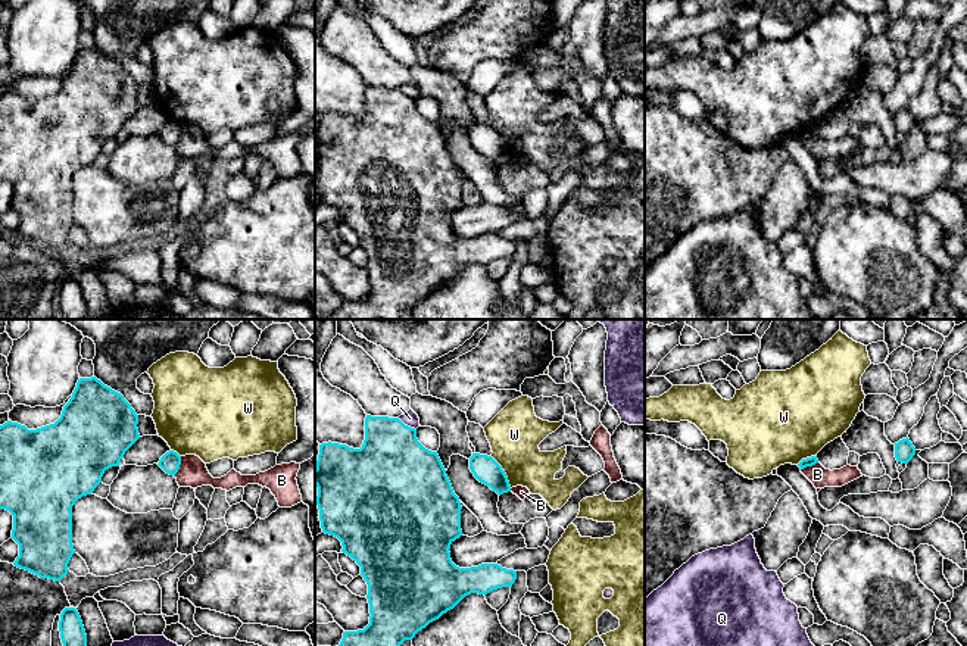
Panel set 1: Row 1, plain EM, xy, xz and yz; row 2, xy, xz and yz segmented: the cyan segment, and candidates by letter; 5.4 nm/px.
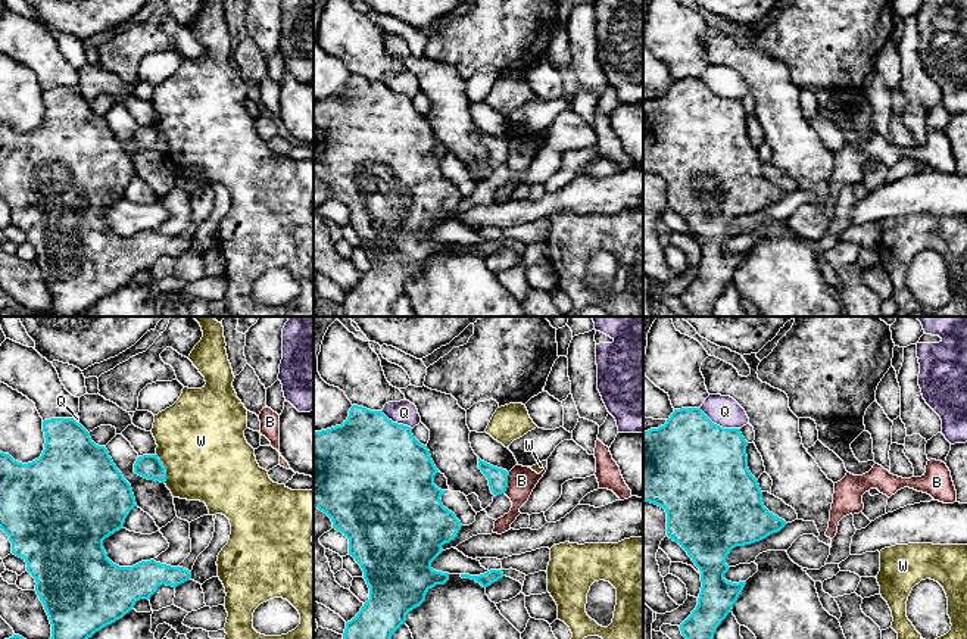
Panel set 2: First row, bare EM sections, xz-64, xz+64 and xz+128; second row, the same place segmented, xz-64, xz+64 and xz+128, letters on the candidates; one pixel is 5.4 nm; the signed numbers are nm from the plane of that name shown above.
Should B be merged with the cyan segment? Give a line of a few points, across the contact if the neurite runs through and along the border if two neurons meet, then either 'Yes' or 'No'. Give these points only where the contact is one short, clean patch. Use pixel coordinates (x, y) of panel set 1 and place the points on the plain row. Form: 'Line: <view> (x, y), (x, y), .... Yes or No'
Line: xy (181, 127), (181, 134), (174, 146). No

